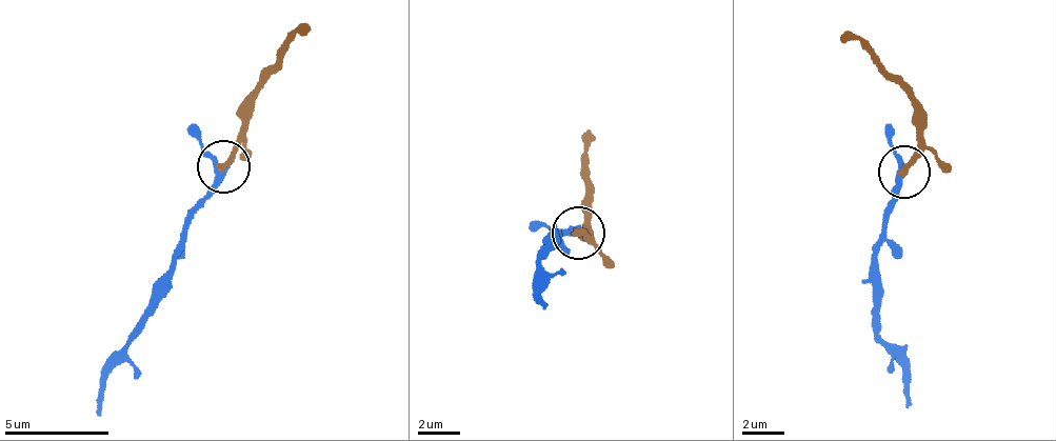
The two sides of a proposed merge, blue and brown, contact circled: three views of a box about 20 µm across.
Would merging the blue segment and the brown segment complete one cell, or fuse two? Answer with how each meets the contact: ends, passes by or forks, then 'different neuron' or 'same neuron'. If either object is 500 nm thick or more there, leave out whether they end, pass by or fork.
blue passes by; brown ends; same neuron

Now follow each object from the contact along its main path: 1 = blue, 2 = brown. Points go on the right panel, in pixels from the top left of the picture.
1: (903, 171), (875, 258), (874, 307), (901, 371), (910, 405)
2: (903, 171), (918, 151), (911, 100), (841, 34)

